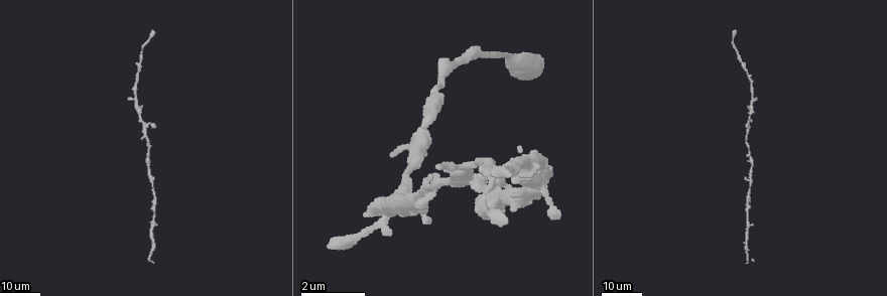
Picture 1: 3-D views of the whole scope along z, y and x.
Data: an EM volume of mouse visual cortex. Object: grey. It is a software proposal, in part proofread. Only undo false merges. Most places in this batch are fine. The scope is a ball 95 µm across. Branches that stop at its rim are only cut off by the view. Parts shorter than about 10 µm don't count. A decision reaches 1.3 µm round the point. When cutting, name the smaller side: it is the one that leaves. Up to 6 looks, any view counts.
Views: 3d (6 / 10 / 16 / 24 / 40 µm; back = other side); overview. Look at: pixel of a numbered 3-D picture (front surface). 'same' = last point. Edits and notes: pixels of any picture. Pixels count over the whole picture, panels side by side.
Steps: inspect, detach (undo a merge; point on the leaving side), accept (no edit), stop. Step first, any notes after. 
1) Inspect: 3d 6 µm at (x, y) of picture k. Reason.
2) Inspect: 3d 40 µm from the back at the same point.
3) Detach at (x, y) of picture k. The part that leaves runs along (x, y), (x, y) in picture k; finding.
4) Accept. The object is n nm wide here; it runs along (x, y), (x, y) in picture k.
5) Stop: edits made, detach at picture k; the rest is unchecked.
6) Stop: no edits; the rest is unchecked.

Inspect: 3d 24 µm at (137, 96) of picture 1.

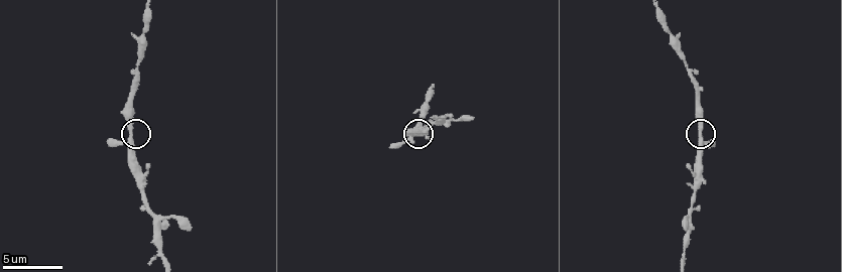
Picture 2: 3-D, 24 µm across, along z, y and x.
Inspect: 3d 10 µm at (131, 132) of picture 2.

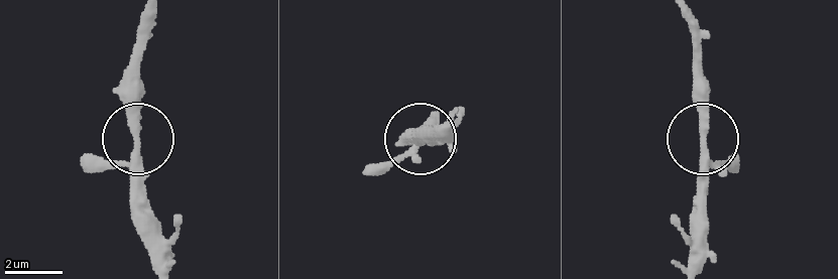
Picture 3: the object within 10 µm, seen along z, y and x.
Inspect: 3d 6 µm at (134, 141) of picture 3.

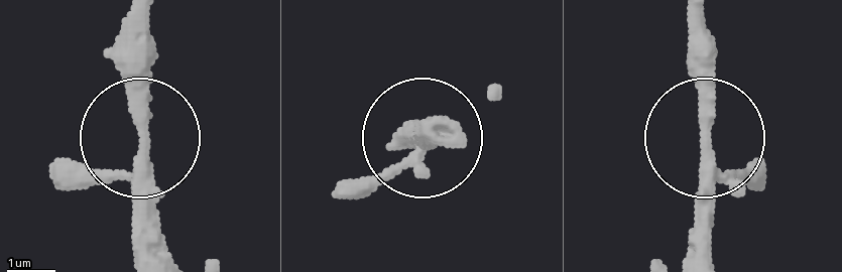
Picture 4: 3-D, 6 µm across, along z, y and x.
Accept. 3 arms meet here; it runs along (697, 257), (705, 20) in picture 4; continuous, no second neuron.

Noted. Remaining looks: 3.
Inspect: 3d 16 µm at (691, 218) of picture 2. Sudden change in width.

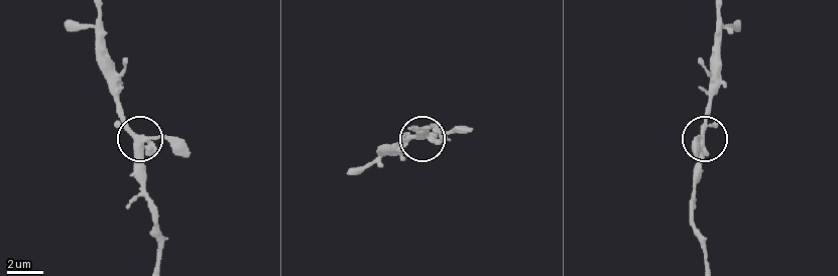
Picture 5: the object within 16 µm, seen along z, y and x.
Accept. It runs along (154, 222), (142, 147), (116, 103) in picture 5; all the same neuron.

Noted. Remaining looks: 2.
Inspect: 3d 16 µm at (144, 30) of picture 2. Narrows sharply.

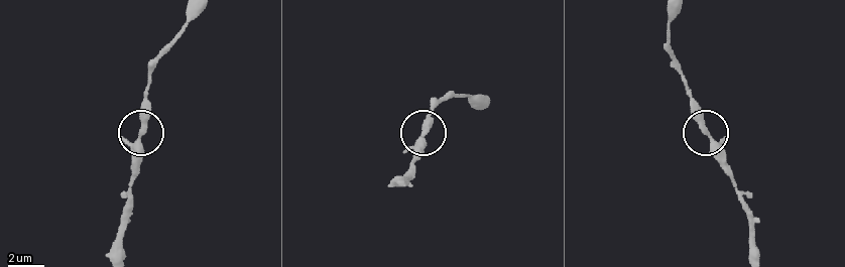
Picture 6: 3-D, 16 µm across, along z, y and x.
Inspect: 3d 16 µm from the back at (425, 133) of picture 6.

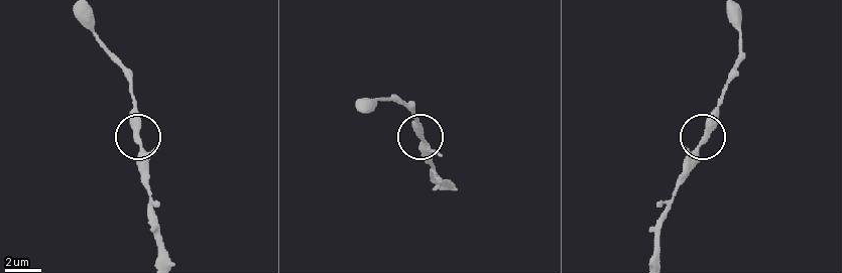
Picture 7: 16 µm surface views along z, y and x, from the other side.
Accept. 3 arms meet here; it runs along (653, 260), (656, 224), (687, 156), (702, 138), (716, 99) in picture 7; one neuron here.

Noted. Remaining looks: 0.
Stop: no edits; the rest is unchecked.

